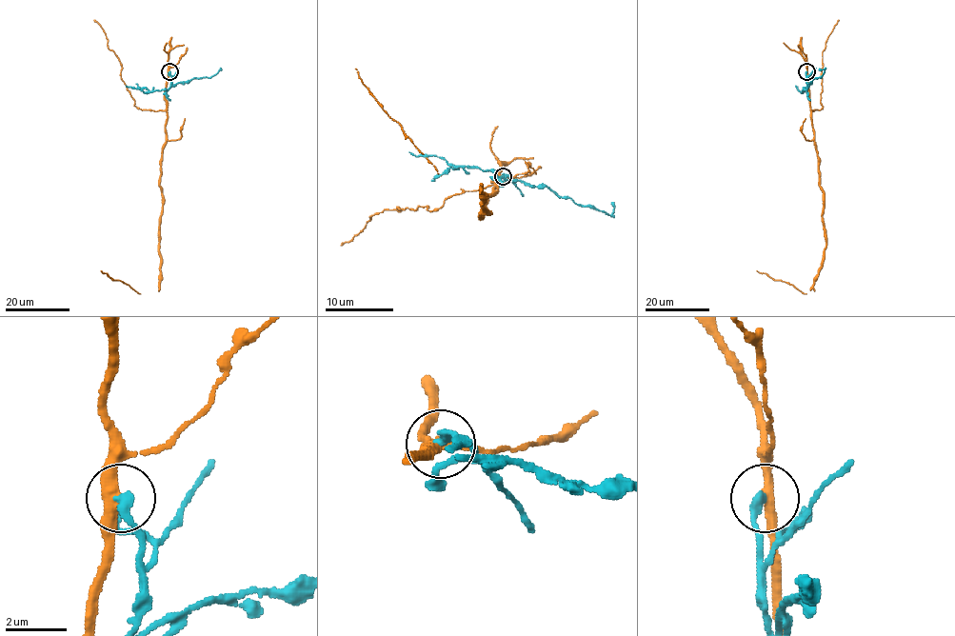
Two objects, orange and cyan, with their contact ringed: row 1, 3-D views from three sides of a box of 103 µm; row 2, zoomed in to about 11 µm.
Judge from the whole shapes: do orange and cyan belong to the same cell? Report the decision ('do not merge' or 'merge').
do not merge

